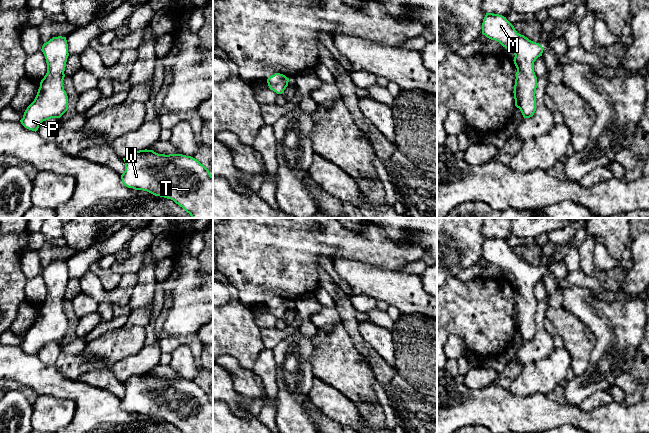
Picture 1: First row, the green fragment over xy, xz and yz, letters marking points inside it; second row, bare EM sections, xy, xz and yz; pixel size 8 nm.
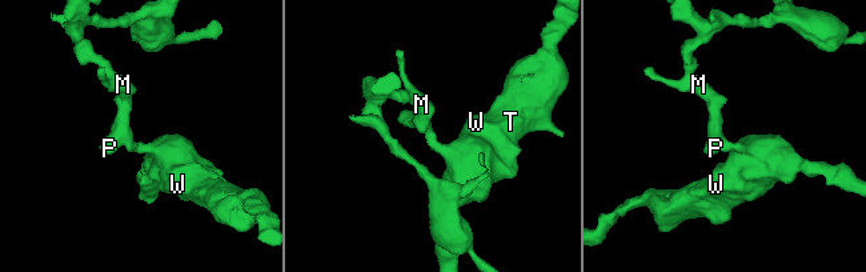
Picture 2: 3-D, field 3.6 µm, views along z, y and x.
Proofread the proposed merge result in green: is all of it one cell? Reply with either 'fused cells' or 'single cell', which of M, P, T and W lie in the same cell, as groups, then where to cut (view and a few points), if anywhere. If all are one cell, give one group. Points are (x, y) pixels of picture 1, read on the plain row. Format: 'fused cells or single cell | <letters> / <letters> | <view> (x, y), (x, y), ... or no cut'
single cell | M P T W | no cut

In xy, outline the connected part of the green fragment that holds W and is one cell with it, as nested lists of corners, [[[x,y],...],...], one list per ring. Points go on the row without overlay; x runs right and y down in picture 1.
[[[145,373],[133,375],[123,384],[125,395],[121,403],[126,411],[171,423],[183,433],[213,433],[213,400],[197,383],[182,378],[158,378]]]

